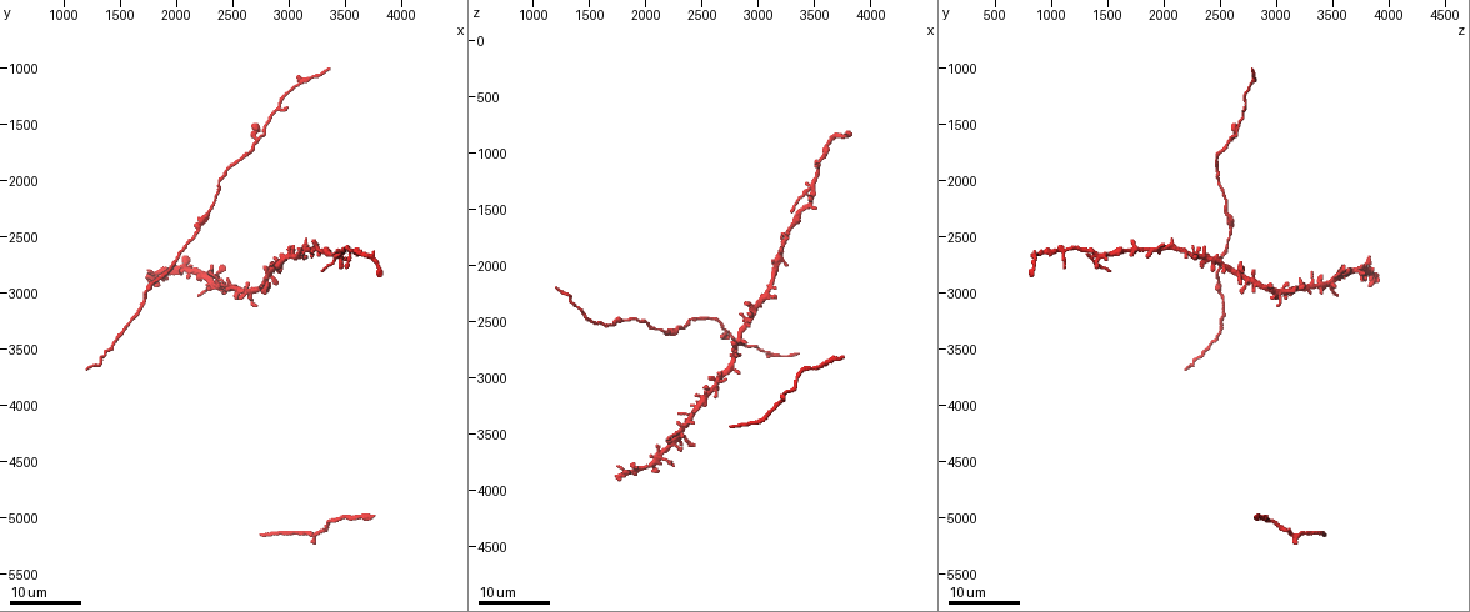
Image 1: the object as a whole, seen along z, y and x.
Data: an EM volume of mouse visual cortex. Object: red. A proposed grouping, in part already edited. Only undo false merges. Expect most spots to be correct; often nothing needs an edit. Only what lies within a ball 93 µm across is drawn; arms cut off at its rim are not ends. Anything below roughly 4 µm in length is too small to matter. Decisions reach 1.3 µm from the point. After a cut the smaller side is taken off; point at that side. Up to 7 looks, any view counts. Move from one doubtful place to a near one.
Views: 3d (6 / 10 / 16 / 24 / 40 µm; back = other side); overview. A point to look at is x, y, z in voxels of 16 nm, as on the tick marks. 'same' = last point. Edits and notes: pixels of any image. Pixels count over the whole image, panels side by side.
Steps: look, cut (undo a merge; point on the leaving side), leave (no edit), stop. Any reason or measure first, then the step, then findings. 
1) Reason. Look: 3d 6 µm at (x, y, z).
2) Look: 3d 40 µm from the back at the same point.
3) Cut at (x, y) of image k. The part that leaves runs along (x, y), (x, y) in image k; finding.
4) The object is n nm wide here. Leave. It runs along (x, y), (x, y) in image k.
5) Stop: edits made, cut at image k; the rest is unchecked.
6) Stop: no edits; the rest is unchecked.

Four or more arms meet. Look: 3d 16 µm at (2640, 3040, 3000).

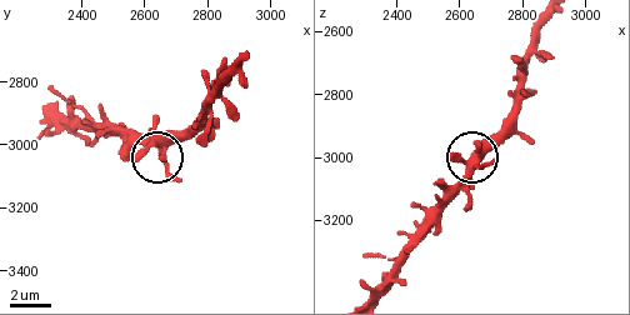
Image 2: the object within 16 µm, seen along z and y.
Look: 3d 6 µm at (2640, 3010, 3030).

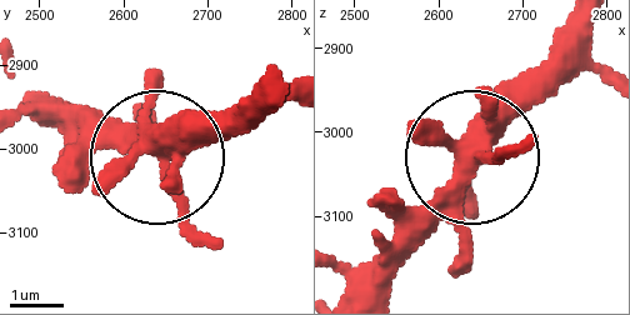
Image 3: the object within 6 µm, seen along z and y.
Leave. Continuous, no second neuron.

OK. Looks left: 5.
Look: 3d 16 µm at (3240, 2640, 1700).

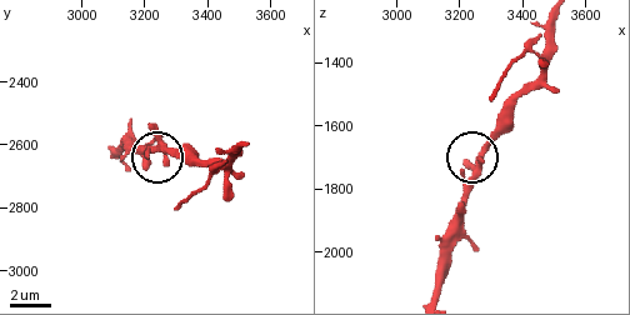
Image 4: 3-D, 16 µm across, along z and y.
Look: 3d 6 µm at (3270, 2620, 1690).

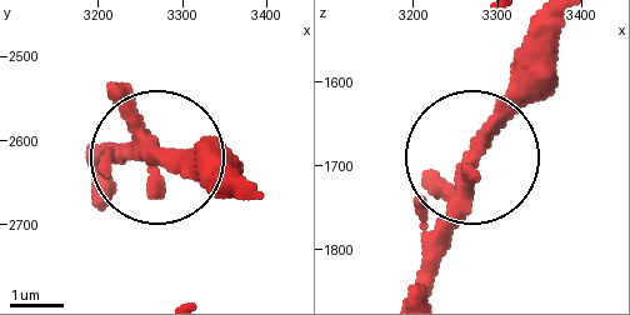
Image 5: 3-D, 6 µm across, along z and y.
Leave. It runs along (100, 146), (221, 160) in image 5; continuous, no second neuron.

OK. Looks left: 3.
Look: 3d 16 µm at (2240, 2320, 2600).

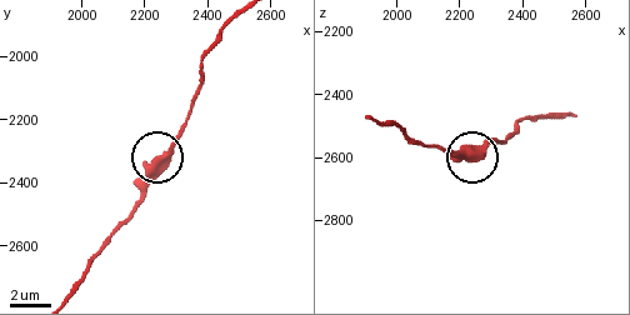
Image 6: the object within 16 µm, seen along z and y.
Look: 3d 6 µm at (2250, 2330, 2570).

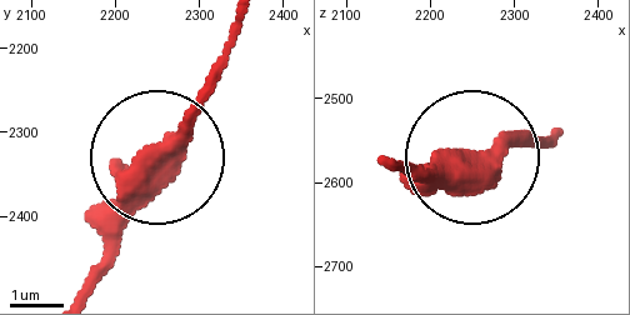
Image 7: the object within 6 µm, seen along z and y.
Leave. One neuron here.

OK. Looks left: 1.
Stop: no edits; the rest is unchecked.

